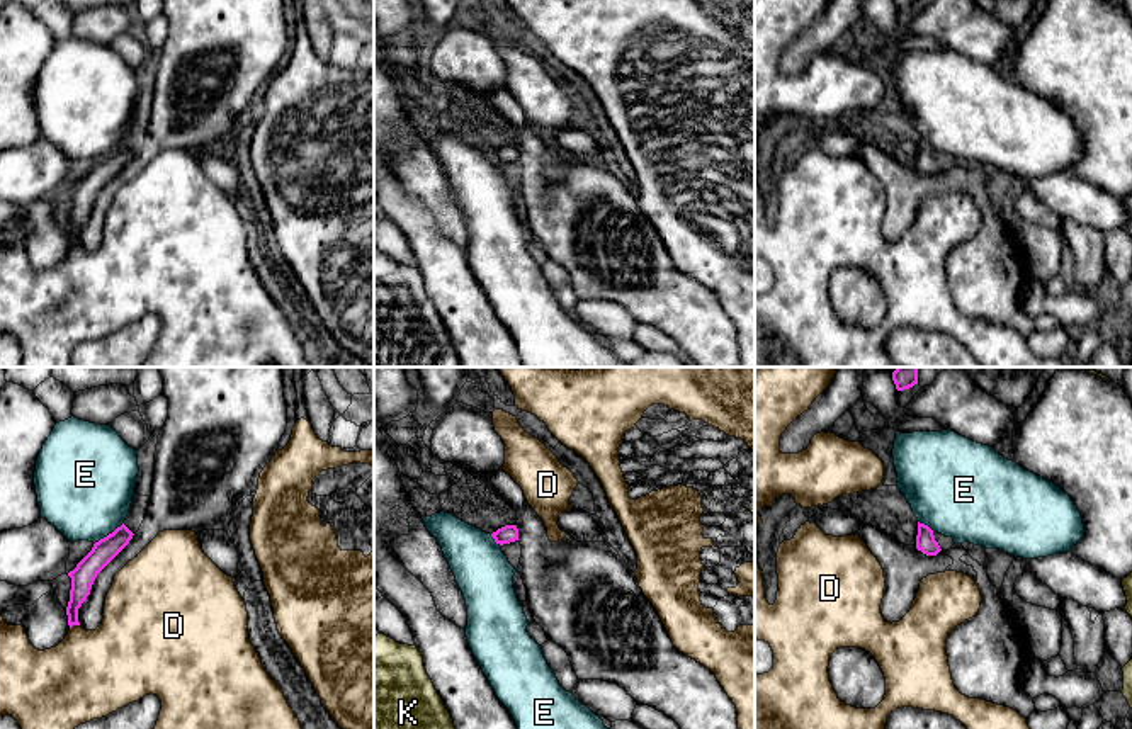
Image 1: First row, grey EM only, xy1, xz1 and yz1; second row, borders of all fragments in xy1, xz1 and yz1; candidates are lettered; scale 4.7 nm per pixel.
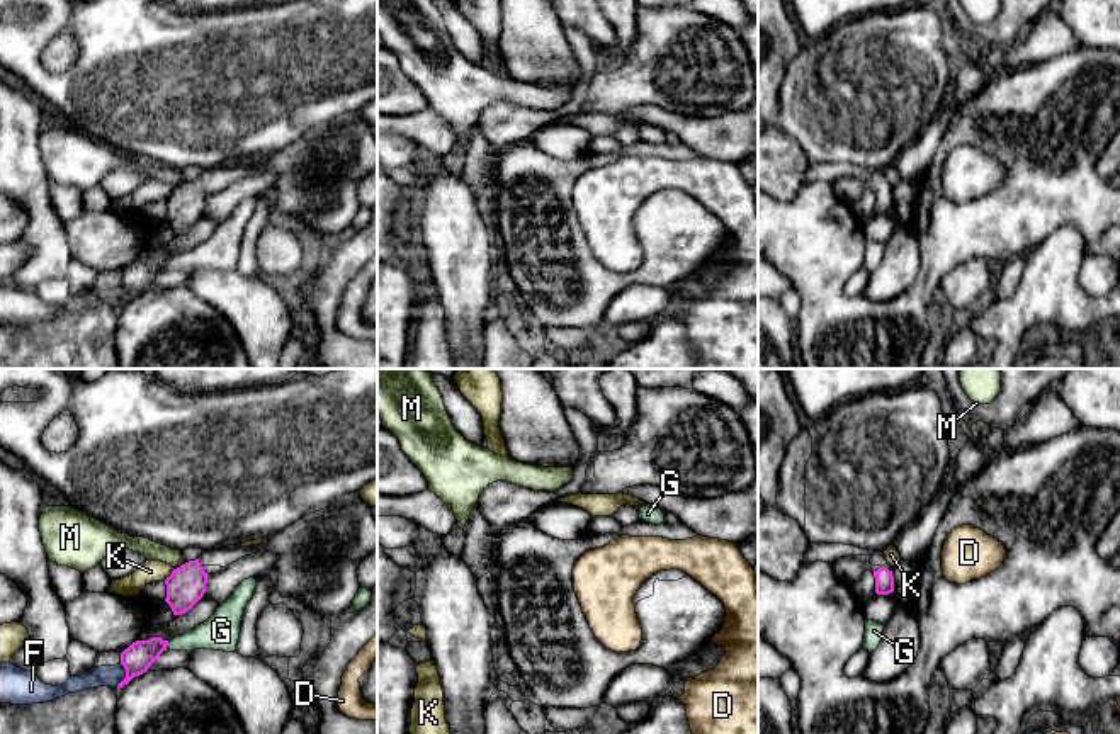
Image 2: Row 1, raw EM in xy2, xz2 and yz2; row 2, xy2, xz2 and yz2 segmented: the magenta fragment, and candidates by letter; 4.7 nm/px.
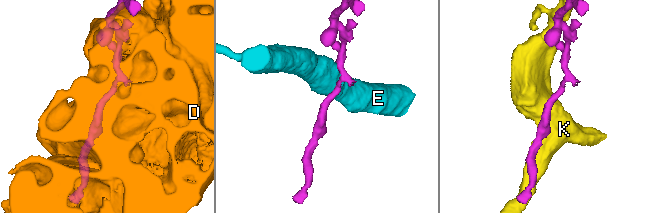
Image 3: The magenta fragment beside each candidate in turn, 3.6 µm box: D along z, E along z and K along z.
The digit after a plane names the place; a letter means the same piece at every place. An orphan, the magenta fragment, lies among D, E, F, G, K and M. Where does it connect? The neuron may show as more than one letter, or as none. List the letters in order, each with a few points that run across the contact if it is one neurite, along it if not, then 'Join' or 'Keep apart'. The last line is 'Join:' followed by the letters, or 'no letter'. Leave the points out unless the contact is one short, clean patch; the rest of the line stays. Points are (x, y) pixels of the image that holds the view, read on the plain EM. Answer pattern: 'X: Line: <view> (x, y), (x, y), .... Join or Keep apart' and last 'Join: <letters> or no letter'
D: Keep apart
E: Line: xy1 (123, 141), (94, 163). Keep apart
F: Line: xy2 (121, 282), (124, 298), (116, 308). Keep apart
G: Line: xy2 (169, 262), (165, 267). Keep apart
K: Line: xy2 (174, 187), (164, 199). Keep apart
M: Line: xy2 (186, 182), (175, 189). Keep apart
Join: no letter

